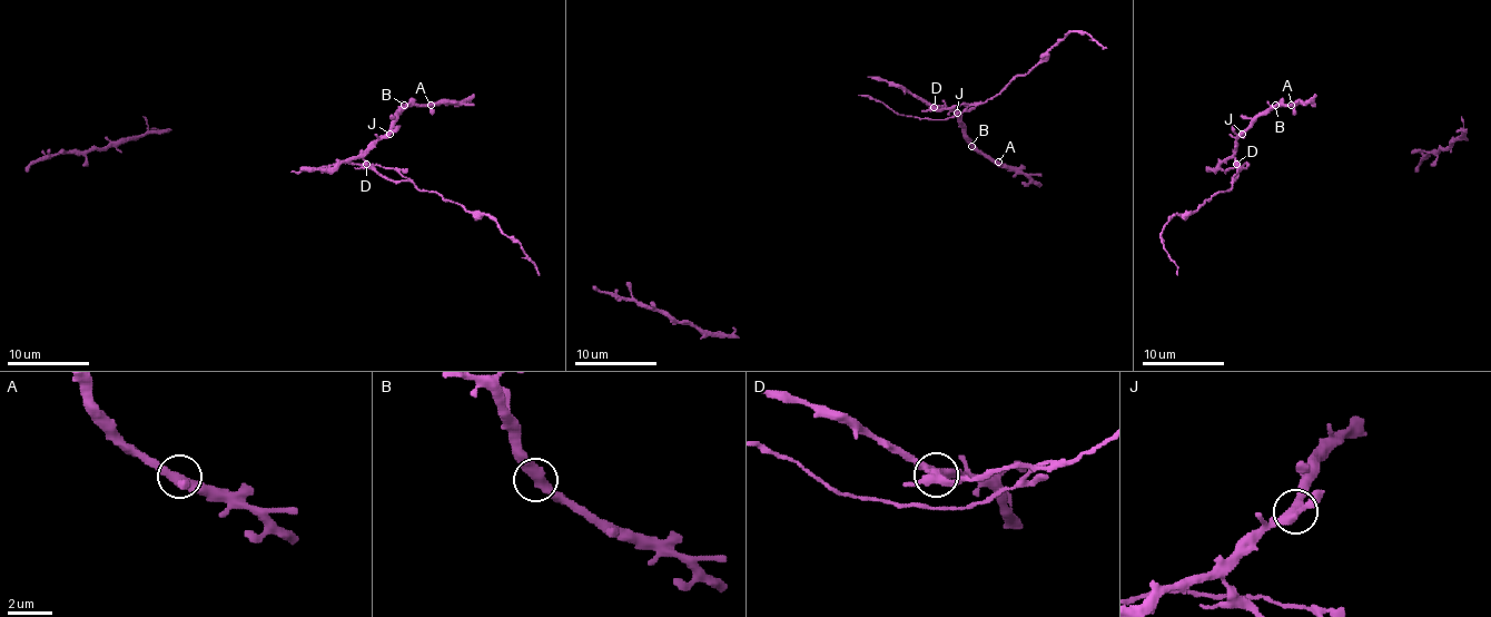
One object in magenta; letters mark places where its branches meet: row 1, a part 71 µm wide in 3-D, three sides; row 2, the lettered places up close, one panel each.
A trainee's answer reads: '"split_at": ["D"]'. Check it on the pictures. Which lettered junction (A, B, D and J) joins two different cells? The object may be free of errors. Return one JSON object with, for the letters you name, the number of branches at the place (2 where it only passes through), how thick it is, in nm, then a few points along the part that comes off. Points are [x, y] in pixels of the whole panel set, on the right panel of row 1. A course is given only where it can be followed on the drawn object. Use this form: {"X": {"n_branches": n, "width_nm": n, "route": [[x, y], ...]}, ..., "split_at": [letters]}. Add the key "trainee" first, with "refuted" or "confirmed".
{"trainee": "confirmed", "D": {"n_branches": 3, "width_nm": 360, "route": [[1236, 164], [1230, 188], [1164, 225], [1161, 242], [1176, 274]]}, "split_at": ["D"]}

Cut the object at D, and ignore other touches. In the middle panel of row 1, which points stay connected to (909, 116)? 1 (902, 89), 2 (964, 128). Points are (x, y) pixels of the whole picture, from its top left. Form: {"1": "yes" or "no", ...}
{"1": "no", "2": "no"}

